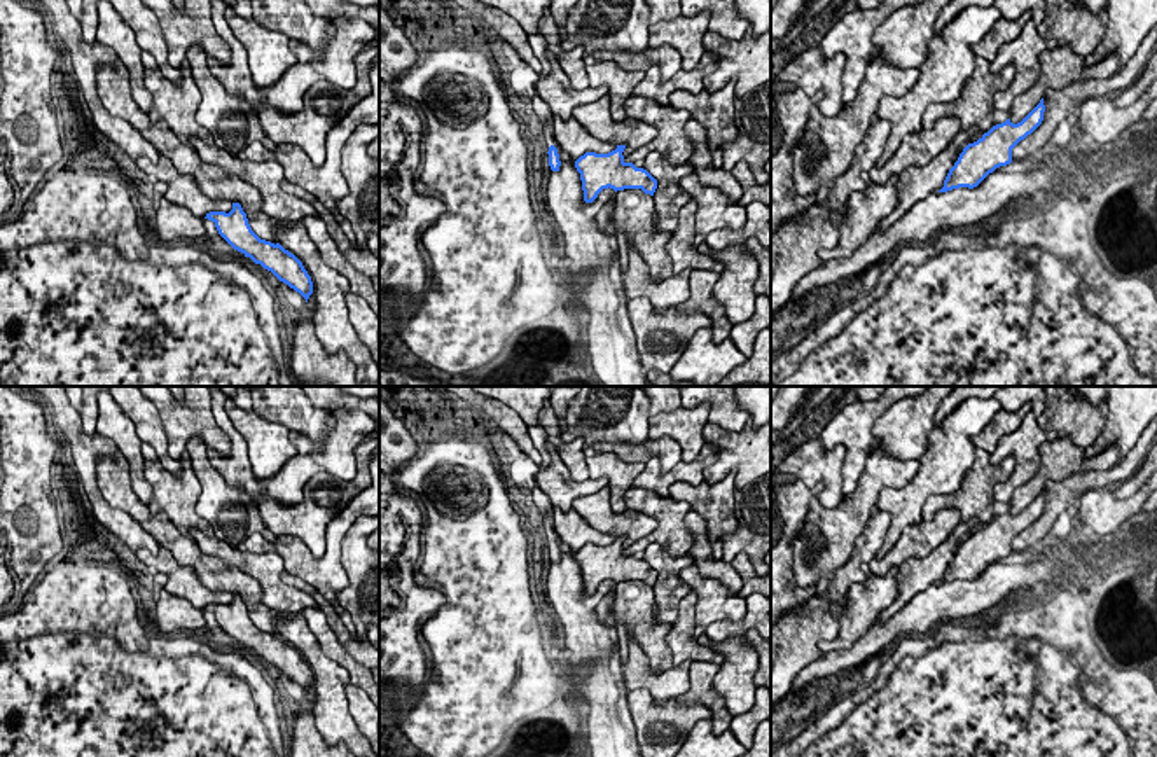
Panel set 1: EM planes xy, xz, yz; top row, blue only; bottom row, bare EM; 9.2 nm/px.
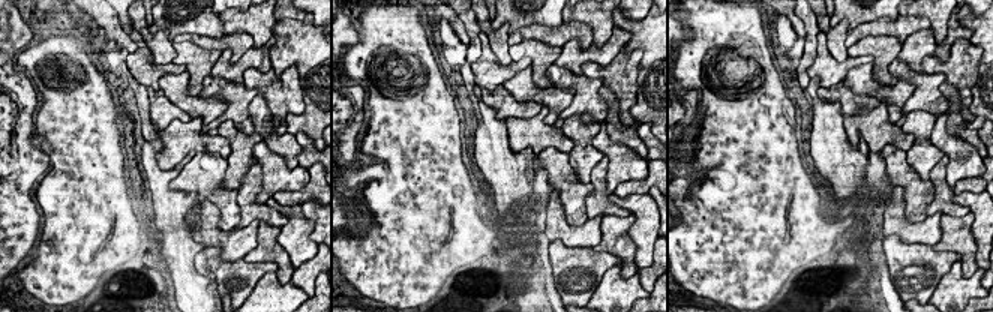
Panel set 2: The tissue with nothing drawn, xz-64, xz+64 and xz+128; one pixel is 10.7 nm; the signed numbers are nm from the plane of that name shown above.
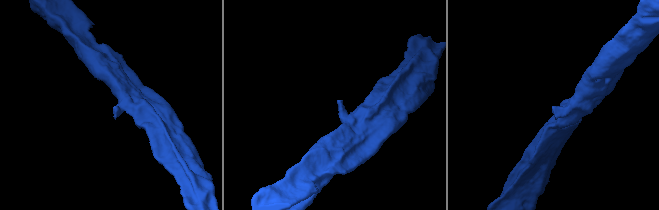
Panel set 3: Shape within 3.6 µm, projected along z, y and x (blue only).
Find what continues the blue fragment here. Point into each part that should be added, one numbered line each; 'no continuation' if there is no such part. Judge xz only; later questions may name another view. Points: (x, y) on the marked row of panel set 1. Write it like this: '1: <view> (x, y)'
1: xz (544, 114)

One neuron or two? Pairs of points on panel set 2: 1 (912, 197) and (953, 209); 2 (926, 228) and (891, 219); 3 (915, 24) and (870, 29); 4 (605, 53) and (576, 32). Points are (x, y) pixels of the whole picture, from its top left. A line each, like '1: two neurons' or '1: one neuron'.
1: two neurons
2: one neuron
3: one neuron
4: two neurons

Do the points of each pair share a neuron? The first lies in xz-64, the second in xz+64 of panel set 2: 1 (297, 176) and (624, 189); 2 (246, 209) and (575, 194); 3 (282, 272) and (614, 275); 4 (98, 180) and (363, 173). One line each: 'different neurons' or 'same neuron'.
1: different neurons
2: different neurons
3: different neurons
4: different neurons

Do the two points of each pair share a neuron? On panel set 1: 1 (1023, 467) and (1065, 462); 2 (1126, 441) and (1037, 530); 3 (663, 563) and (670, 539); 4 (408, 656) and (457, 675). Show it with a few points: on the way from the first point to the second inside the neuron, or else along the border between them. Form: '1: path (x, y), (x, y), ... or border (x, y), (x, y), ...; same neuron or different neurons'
1: border (1046, 439), (1039, 450), (1039, 471), (1011, 495); different neurons
2: border (1138, 437), (1135, 446), (1114, 467); different neurons
3: border (644, 549), (659, 544), (673, 556), (687, 553); different neurons
4: border (425, 682), (415, 693); different neurons

